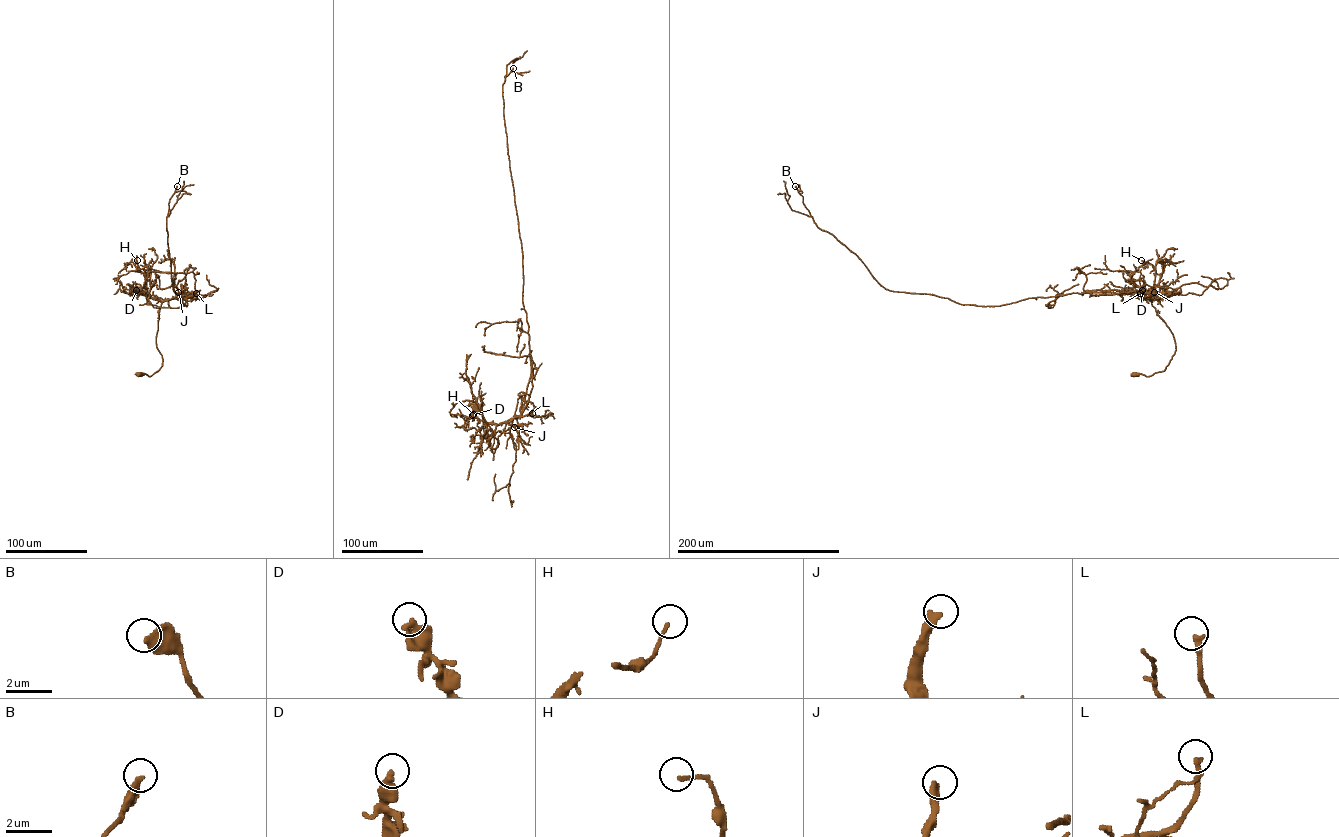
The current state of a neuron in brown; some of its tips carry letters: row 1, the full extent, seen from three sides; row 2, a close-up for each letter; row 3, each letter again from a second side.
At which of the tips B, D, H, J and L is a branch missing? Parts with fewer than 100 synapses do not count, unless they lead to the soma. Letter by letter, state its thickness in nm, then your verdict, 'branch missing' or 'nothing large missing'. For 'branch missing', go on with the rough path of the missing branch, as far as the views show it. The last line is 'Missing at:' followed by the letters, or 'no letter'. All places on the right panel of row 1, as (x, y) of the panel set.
B: calibre 480 nm; nothing large missing
D: calibre 440 nm; nothing large missing
H: calibre 150 nm; nothing large missing
J: calibre 380 nm; branch missing; course (1154, 292), (1168, 282), (1178, 270), (1177, 265)
L: calibre 240 nm; nothing large missing
Missing at: J

